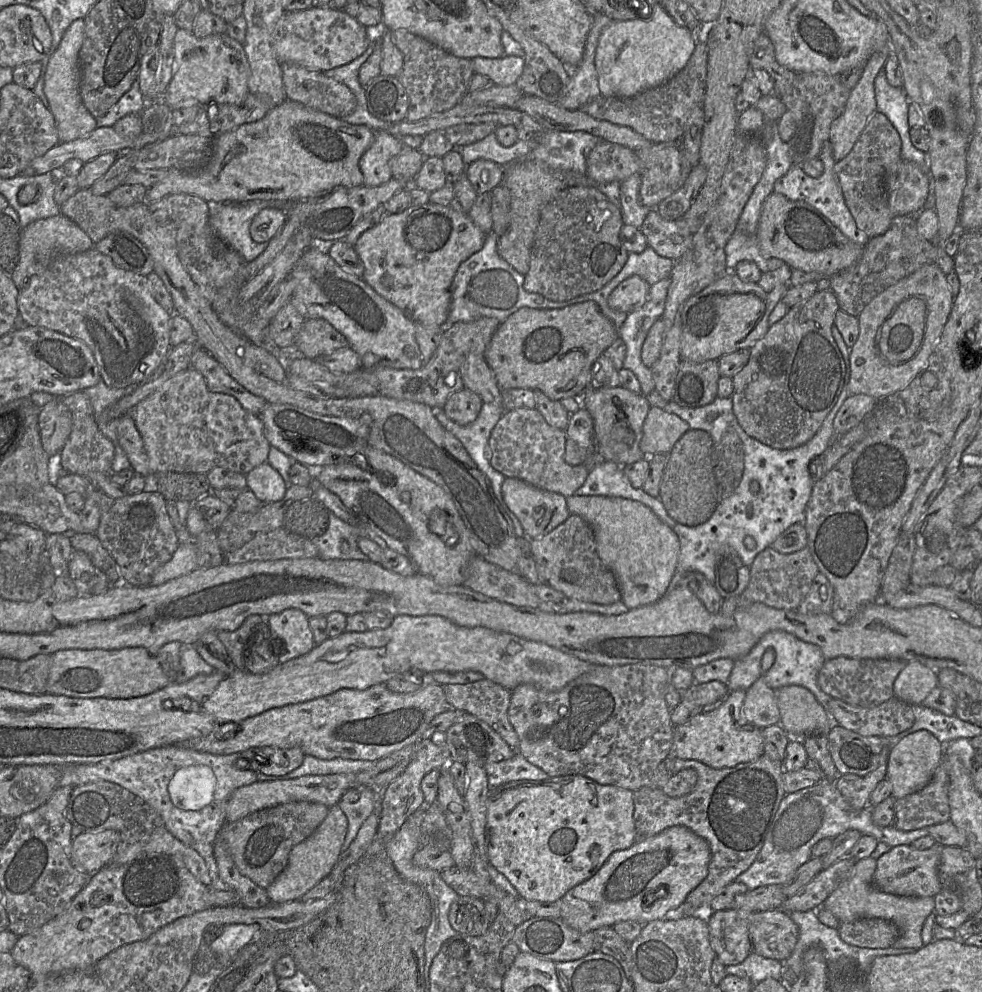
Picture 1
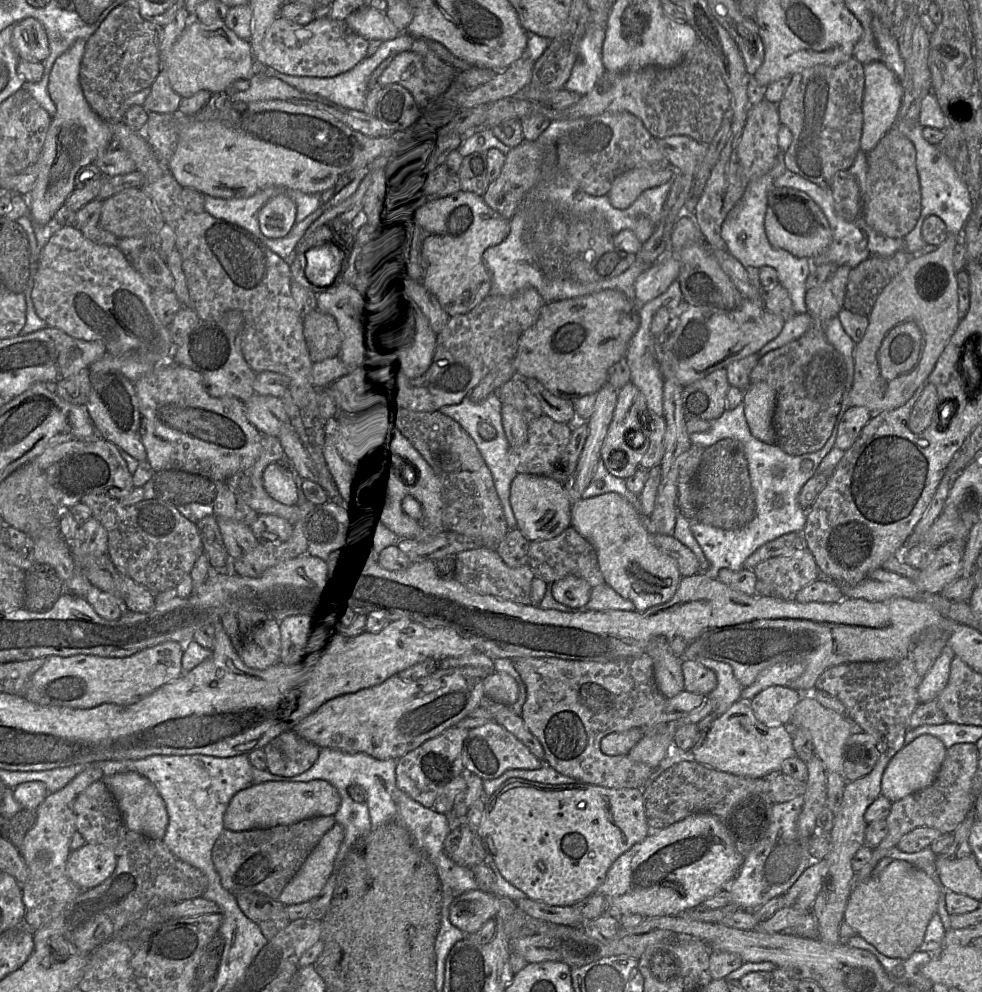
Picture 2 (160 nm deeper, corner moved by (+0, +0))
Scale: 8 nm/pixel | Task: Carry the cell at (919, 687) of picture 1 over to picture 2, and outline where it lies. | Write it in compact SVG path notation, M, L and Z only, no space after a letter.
M946 645L918 686L917 692L921 703L937 699L945 688L949 679L950 664L954 657L952 648Z

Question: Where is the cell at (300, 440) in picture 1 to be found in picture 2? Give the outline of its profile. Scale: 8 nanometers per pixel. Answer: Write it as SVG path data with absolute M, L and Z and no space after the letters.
M255 393L244 404L248 420L264 435L278 437L283 425L289 423L281 398Z

